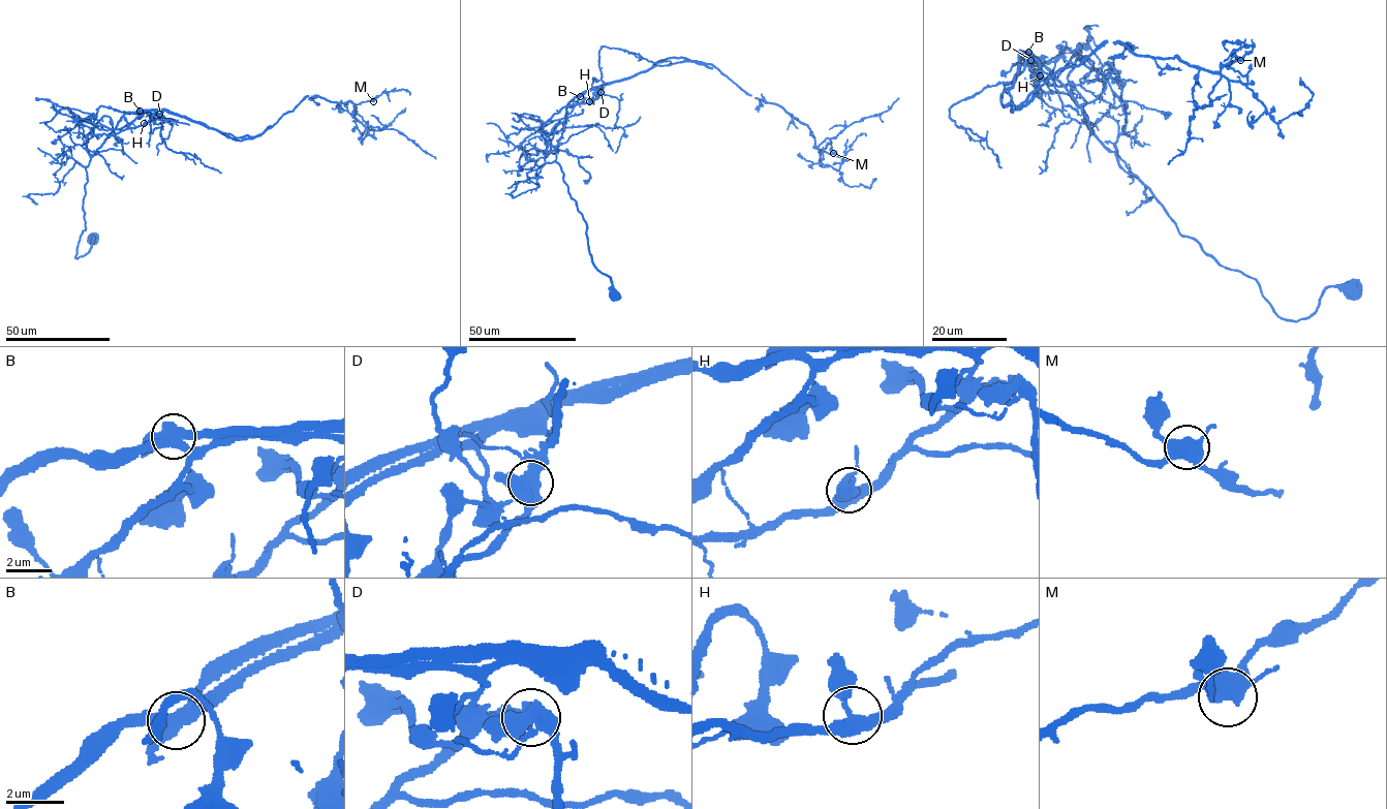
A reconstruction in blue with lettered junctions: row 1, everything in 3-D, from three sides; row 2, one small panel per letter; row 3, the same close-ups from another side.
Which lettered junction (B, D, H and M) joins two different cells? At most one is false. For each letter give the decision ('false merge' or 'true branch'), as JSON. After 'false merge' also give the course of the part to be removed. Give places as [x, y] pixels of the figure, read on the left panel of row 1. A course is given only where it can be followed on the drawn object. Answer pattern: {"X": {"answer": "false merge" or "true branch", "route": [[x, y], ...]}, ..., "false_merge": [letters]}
{"B": {"answer": "false merge", "route": [[140, 111], [165, 110], [239, 141], [260, 135], [271, 125]]}, "D": {"answer": "true branch"}, "H": {"answer": "true branch"}, "M": {"answer": "true branch"}, "false_merge": ["B"]}

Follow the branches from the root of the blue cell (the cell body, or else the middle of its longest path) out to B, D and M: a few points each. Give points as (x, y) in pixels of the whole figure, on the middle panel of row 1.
B: (614, 293), (611, 277), (592, 261), (586, 222), (555, 160), (566, 106), (580, 96)
D: (614, 293), (611, 277), (591, 259), (586, 222), (569, 194), (554, 149), (569, 101), (593, 89), (600, 92)
M: (614, 293), (555, 160), (576, 96), (655, 66), (700, 61), (780, 105), (807, 126), (815, 148), (833, 153)

